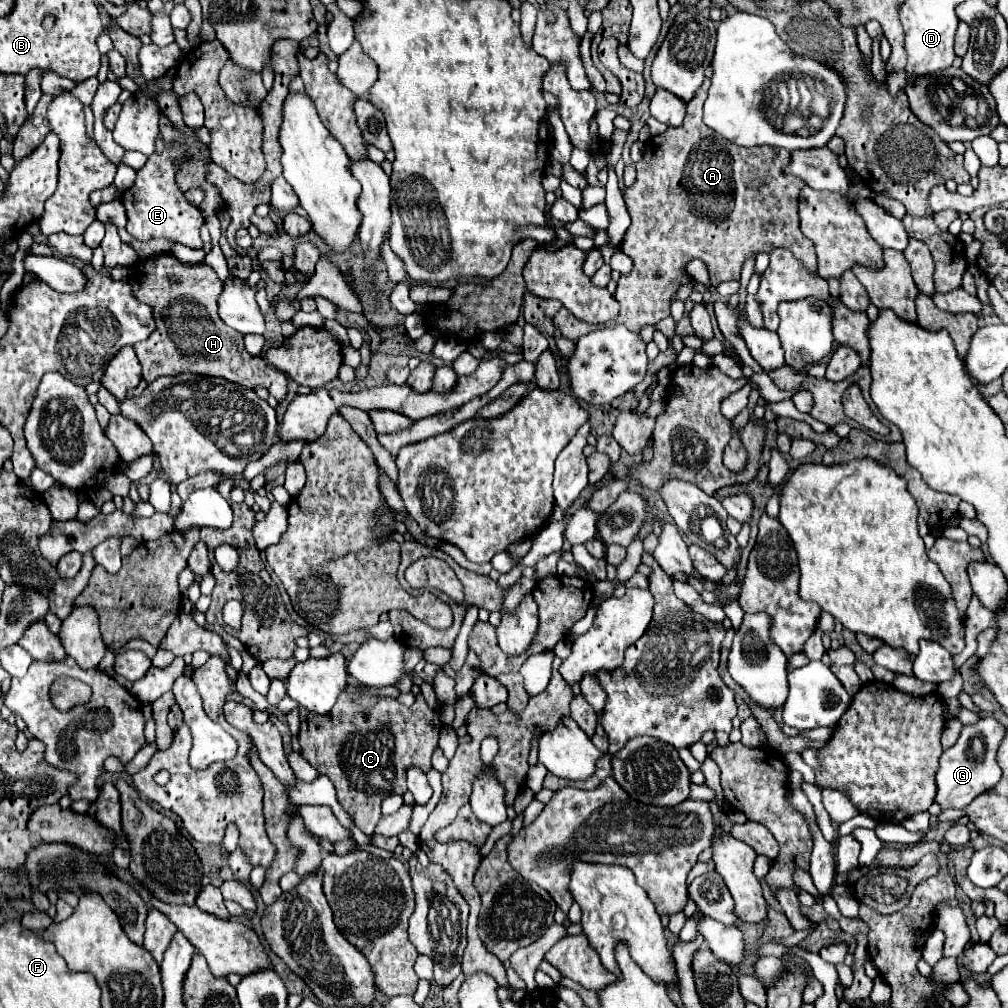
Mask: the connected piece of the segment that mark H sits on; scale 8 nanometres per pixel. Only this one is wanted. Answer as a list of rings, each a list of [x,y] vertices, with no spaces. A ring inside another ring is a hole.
[[[165,254],[163,258],[167,258],[167,270],[159,270],[157,274],[145,272],[147,262],[139,262],[137,272],[129,280],[133,296],[139,302],[149,304],[155,322],[163,326],[157,328],[145,342],[133,346],[143,366],[143,380],[153,382],[161,376],[177,376],[183,372],[199,376],[219,376],[247,388],[265,386],[277,400],[283,400],[287,394],[287,376],[267,364],[263,358],[251,356],[243,348],[241,334],[233,328],[227,328],[227,324],[219,320],[217,300],[219,292],[223,292],[223,282],[213,272],[213,268],[181,268],[179,262],[171,262],[173,258],[169,254]]]

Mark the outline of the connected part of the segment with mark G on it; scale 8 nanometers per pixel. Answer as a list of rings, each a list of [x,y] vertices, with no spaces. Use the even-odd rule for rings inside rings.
[[[983,716],[973,726],[963,726],[955,746],[943,752],[937,774],[935,774],[935,784],[937,784],[935,804],[939,804],[941,810],[947,810],[947,808],[963,810],[967,808],[967,804],[971,804],[975,796],[993,788],[999,782],[1001,768],[995,762],[995,752],[1003,734],[1005,734],[1005,728],[991,716]]]

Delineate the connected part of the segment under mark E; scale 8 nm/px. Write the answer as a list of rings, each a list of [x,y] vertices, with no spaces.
[[[177,142],[173,148],[163,150],[161,154],[149,156],[147,164],[137,170],[137,178],[129,190],[123,192],[121,202],[127,212],[127,232],[137,238],[137,240],[151,240],[151,238],[173,238],[175,242],[183,244],[190,248],[201,249],[203,240],[201,240],[201,226],[205,224],[199,208],[189,204],[185,196],[179,192],[175,184],[175,160],[181,160],[185,154],[187,146]]]

